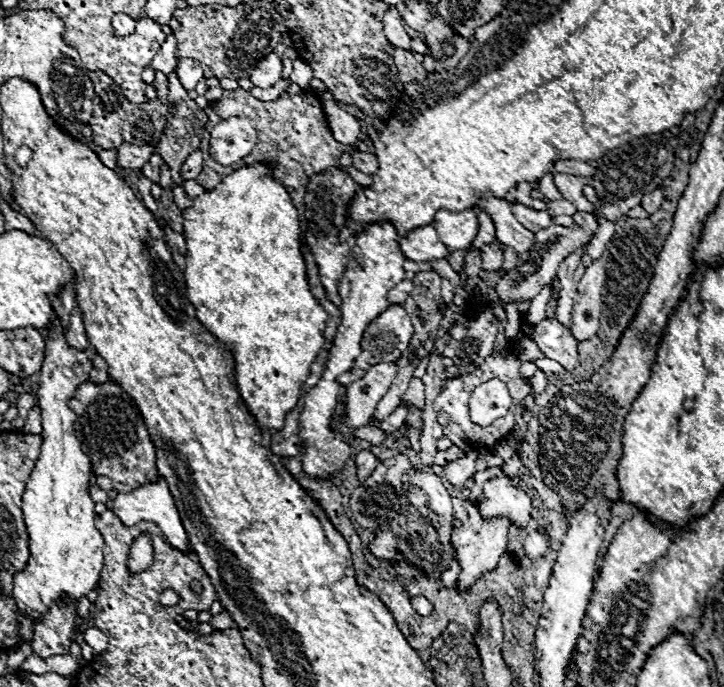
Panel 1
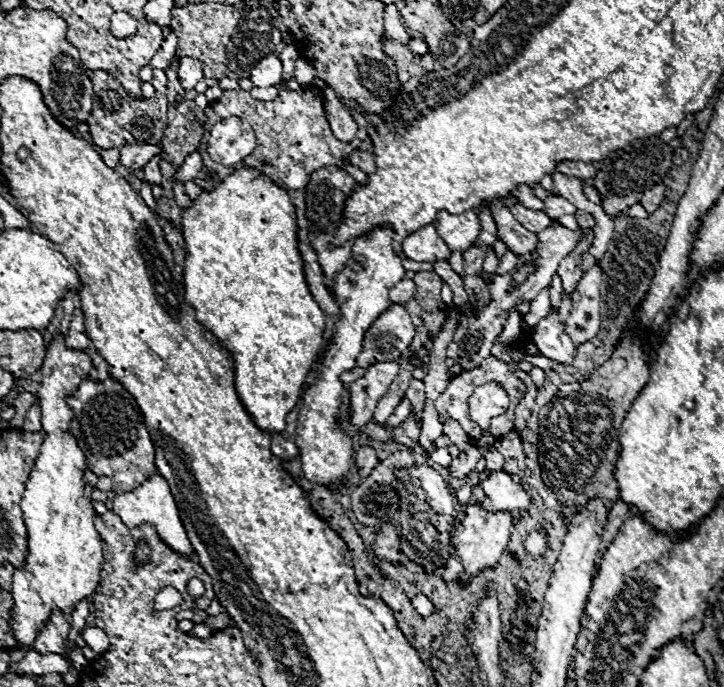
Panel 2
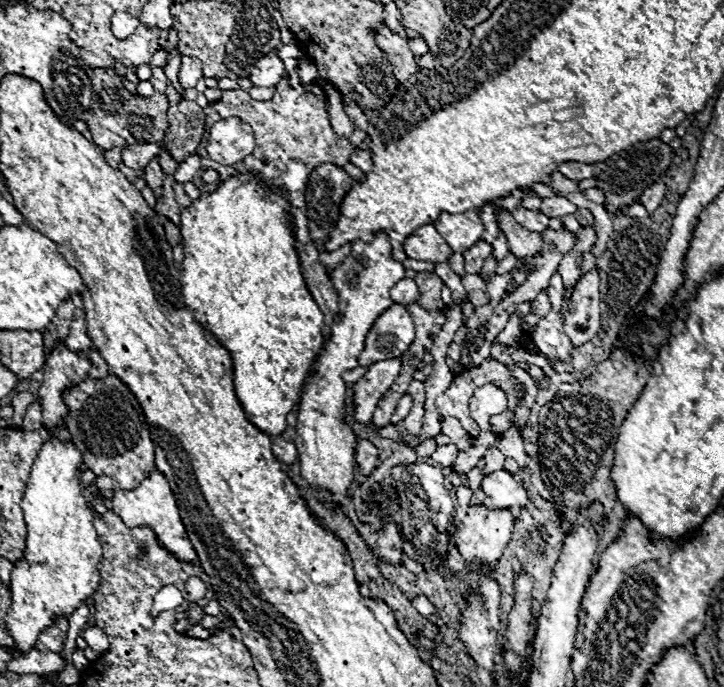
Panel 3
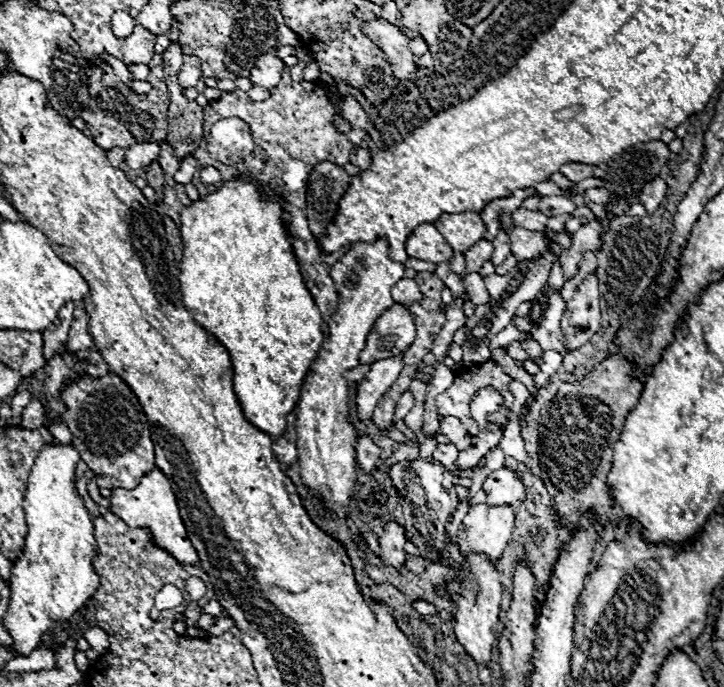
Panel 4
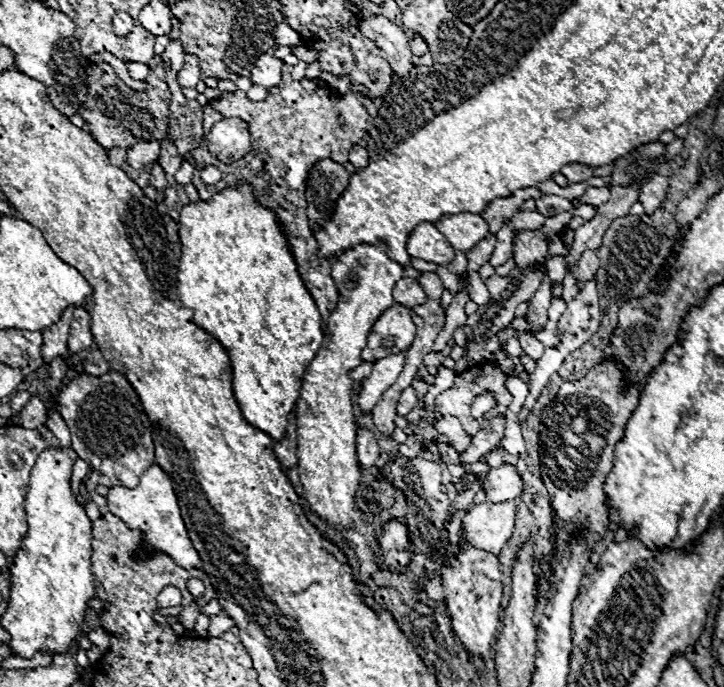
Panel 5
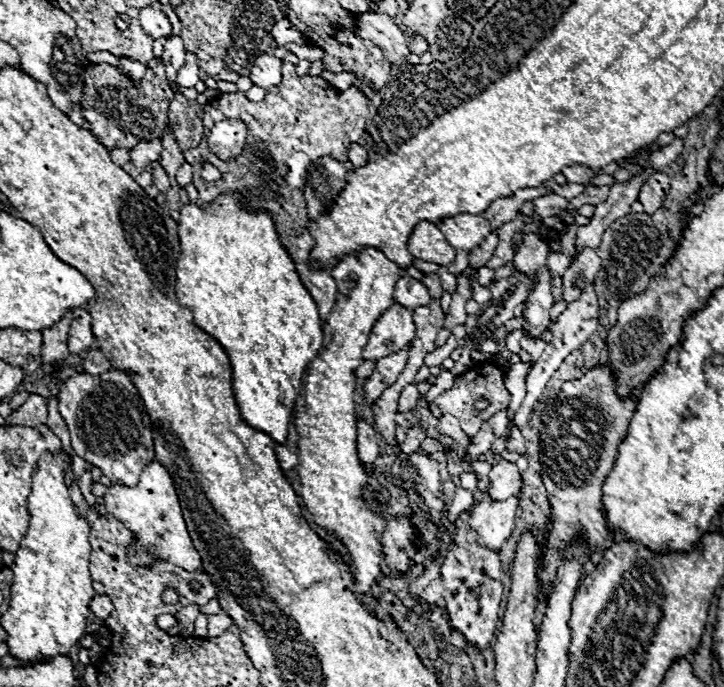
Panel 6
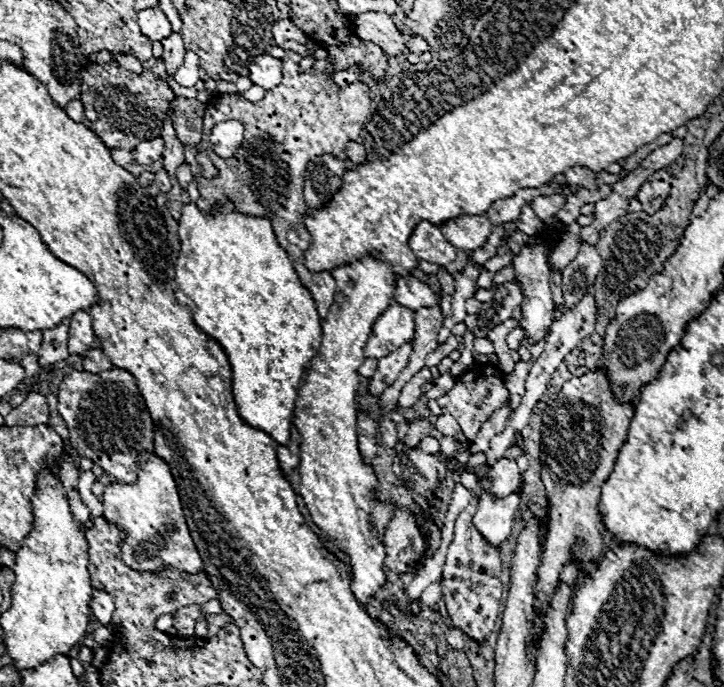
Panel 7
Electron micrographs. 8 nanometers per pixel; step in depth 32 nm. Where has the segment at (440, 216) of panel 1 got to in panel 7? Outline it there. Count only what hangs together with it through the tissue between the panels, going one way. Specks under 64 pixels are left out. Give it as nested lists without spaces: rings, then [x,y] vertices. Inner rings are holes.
[[[458,216],[438,228],[452,246],[472,252],[486,244],[494,224],[486,216]]]

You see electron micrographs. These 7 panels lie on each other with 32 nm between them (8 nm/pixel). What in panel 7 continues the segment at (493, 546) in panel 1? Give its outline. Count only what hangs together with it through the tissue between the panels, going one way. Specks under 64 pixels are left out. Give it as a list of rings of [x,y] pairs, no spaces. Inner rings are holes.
[[[522,486],[518,488],[518,492],[512,492],[506,498],[498,498],[490,492],[482,492],[482,498],[472,522],[478,528],[478,532],[482,532],[482,536],[496,548],[512,532],[514,514],[520,504],[520,490]]]

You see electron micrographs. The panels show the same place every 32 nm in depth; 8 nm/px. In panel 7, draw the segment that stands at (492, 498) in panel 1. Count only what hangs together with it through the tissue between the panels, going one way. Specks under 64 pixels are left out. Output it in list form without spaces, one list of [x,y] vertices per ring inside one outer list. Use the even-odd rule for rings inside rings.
[[[502,458],[498,460],[490,472],[488,472],[488,478],[490,478],[490,492],[496,494],[496,496],[508,496],[510,492],[518,490],[518,484],[520,484],[520,470],[518,470],[518,464],[516,460],[510,460],[510,458]]]

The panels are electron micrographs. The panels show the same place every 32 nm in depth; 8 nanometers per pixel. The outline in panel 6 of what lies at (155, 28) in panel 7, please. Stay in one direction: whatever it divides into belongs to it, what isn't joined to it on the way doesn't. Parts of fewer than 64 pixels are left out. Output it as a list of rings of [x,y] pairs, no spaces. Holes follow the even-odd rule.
[[[154,2],[152,6],[144,8],[144,10],[138,14],[138,20],[140,20],[142,30],[144,30],[150,38],[154,38],[154,40],[158,40],[158,38],[168,38],[168,36],[172,34],[170,20],[168,20],[168,16],[164,14],[160,2]]]

